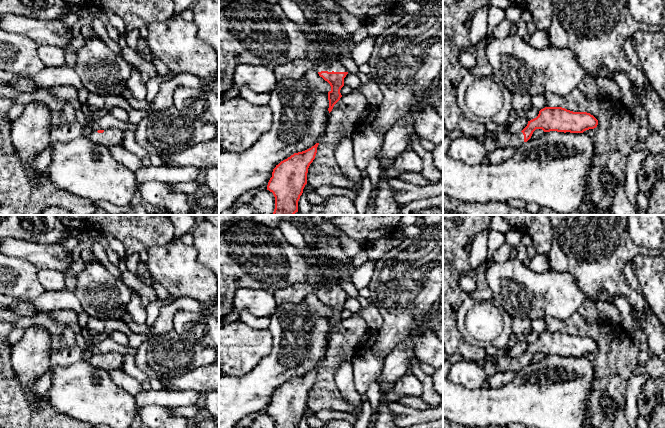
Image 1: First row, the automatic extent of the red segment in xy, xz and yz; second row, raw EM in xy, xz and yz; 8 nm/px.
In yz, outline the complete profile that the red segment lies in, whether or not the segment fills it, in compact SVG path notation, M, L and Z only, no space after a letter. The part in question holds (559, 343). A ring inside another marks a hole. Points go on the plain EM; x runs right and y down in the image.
M545 331L539 335L536 342L528 345L527 350L518 357L511 357L505 352L500 352L497 357L487 359L483 368L487 376L498 372L518 372L527 366L536 353L544 356L570 356L583 357L594 353L598 344L587 336L573 336L562 331Z

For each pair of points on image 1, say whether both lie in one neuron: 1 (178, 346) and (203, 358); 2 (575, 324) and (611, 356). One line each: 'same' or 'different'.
1: same
2: same

